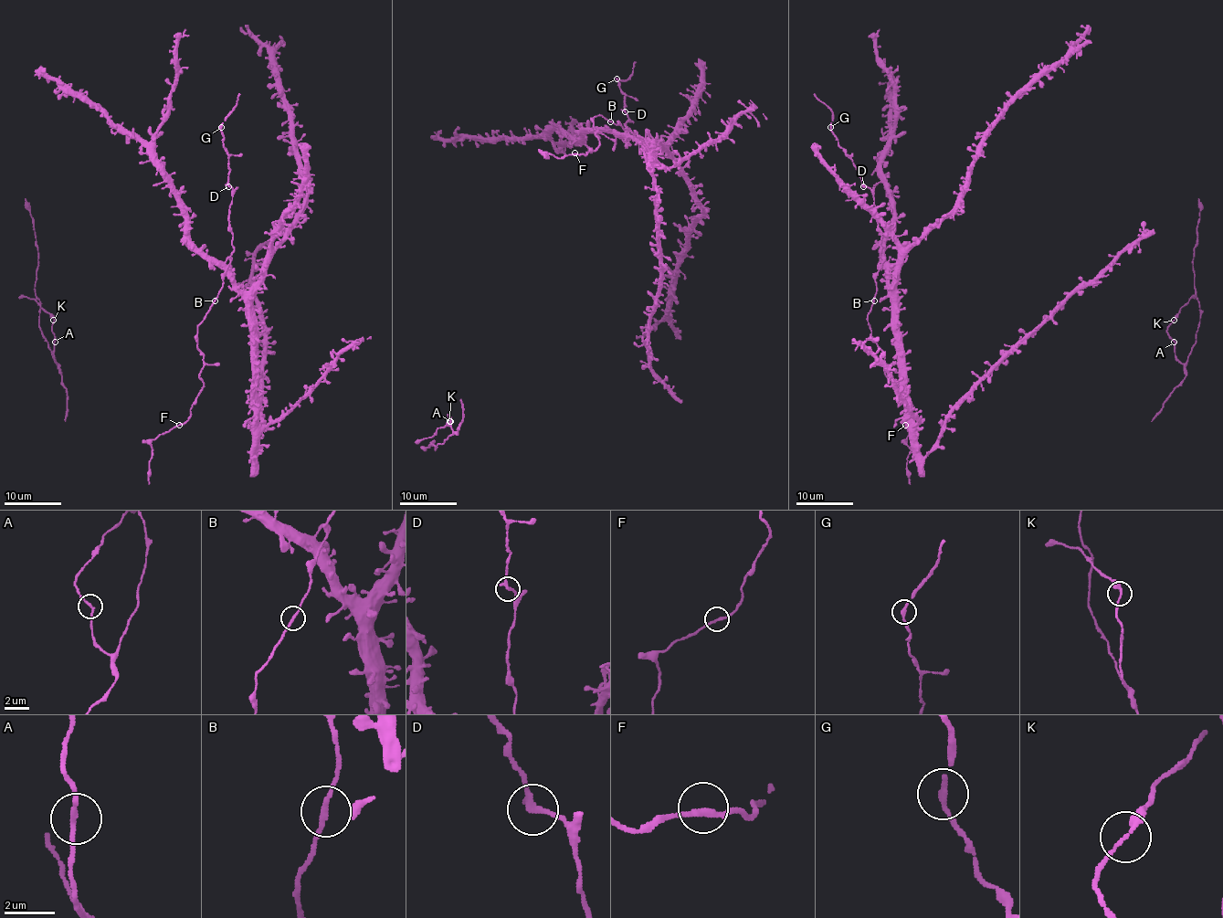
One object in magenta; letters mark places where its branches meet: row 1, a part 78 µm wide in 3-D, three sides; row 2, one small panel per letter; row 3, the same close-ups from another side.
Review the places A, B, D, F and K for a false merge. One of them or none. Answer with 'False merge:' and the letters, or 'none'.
False merge: none

